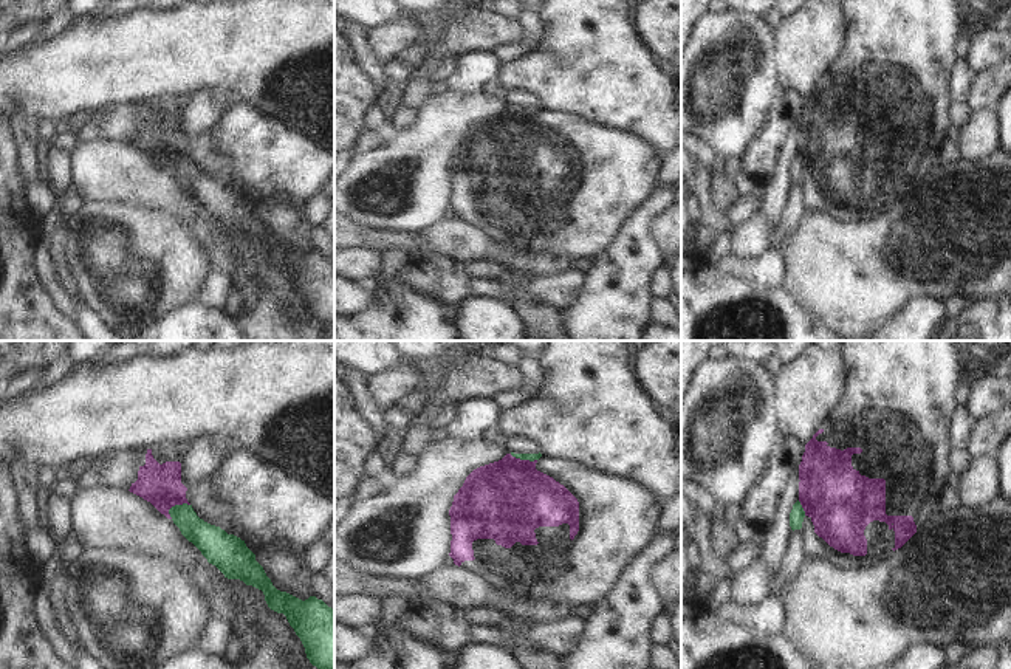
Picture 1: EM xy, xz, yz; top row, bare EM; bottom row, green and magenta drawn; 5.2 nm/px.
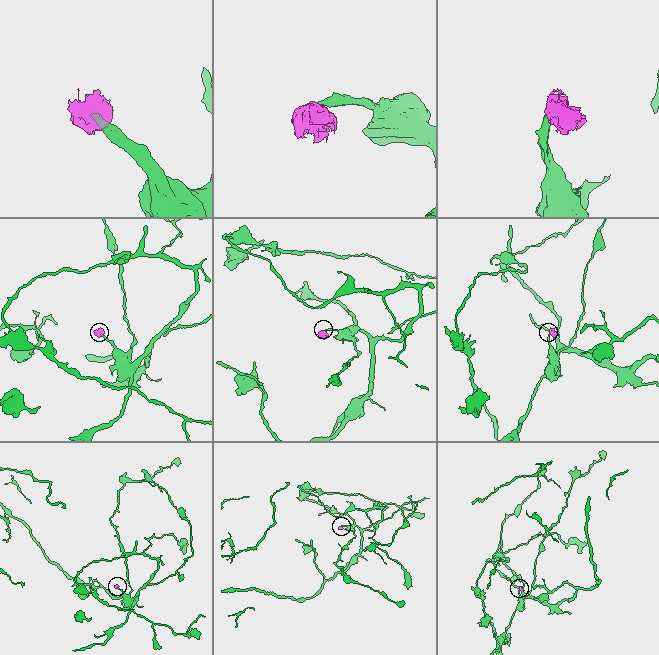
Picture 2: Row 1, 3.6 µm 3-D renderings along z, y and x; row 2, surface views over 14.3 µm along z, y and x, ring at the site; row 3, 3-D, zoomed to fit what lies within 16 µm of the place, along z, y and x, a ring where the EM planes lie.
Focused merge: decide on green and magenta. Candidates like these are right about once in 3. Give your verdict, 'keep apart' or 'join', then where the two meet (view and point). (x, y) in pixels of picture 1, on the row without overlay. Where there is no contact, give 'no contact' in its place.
keep apart | xy (175, 158)

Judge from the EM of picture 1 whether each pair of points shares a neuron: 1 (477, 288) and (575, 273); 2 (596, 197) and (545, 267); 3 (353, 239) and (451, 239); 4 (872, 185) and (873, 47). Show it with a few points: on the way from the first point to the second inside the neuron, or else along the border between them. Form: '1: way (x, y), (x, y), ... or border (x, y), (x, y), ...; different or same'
1: way (502, 290), (550, 288); same
2: border (516, 250), (522, 253), (548, 253), (555, 257); different
3: way (378, 240), (426, 240); same
4: way (872, 150), (873, 81); same

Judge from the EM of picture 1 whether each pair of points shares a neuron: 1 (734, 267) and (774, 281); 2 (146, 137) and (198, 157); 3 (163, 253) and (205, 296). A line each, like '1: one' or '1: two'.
1: one
2: one
3: two

